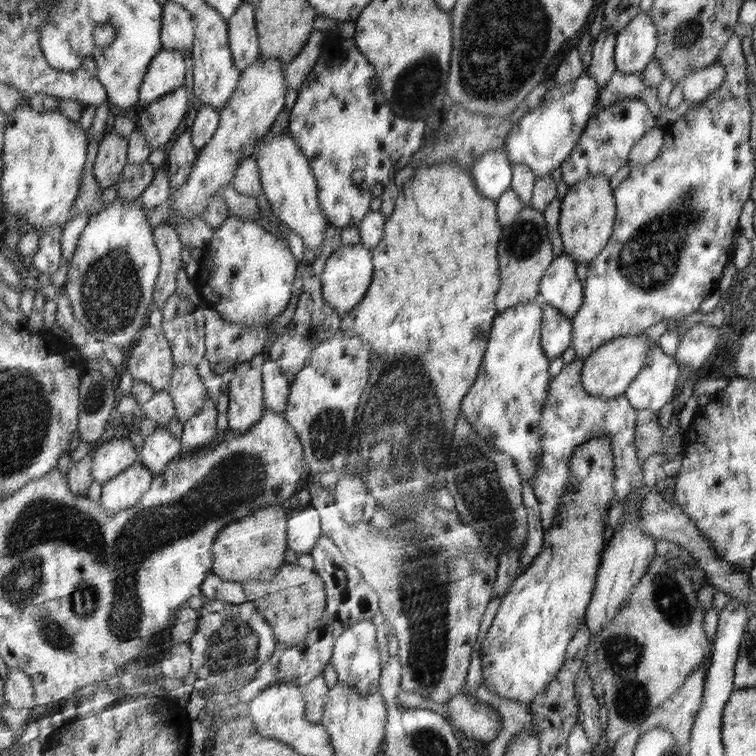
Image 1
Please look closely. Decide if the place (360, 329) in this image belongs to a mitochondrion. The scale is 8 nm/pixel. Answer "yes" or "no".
no

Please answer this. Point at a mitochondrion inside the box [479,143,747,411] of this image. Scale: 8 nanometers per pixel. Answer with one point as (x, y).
(650, 258)

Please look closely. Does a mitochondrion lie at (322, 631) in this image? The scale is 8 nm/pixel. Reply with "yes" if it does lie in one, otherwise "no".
no

